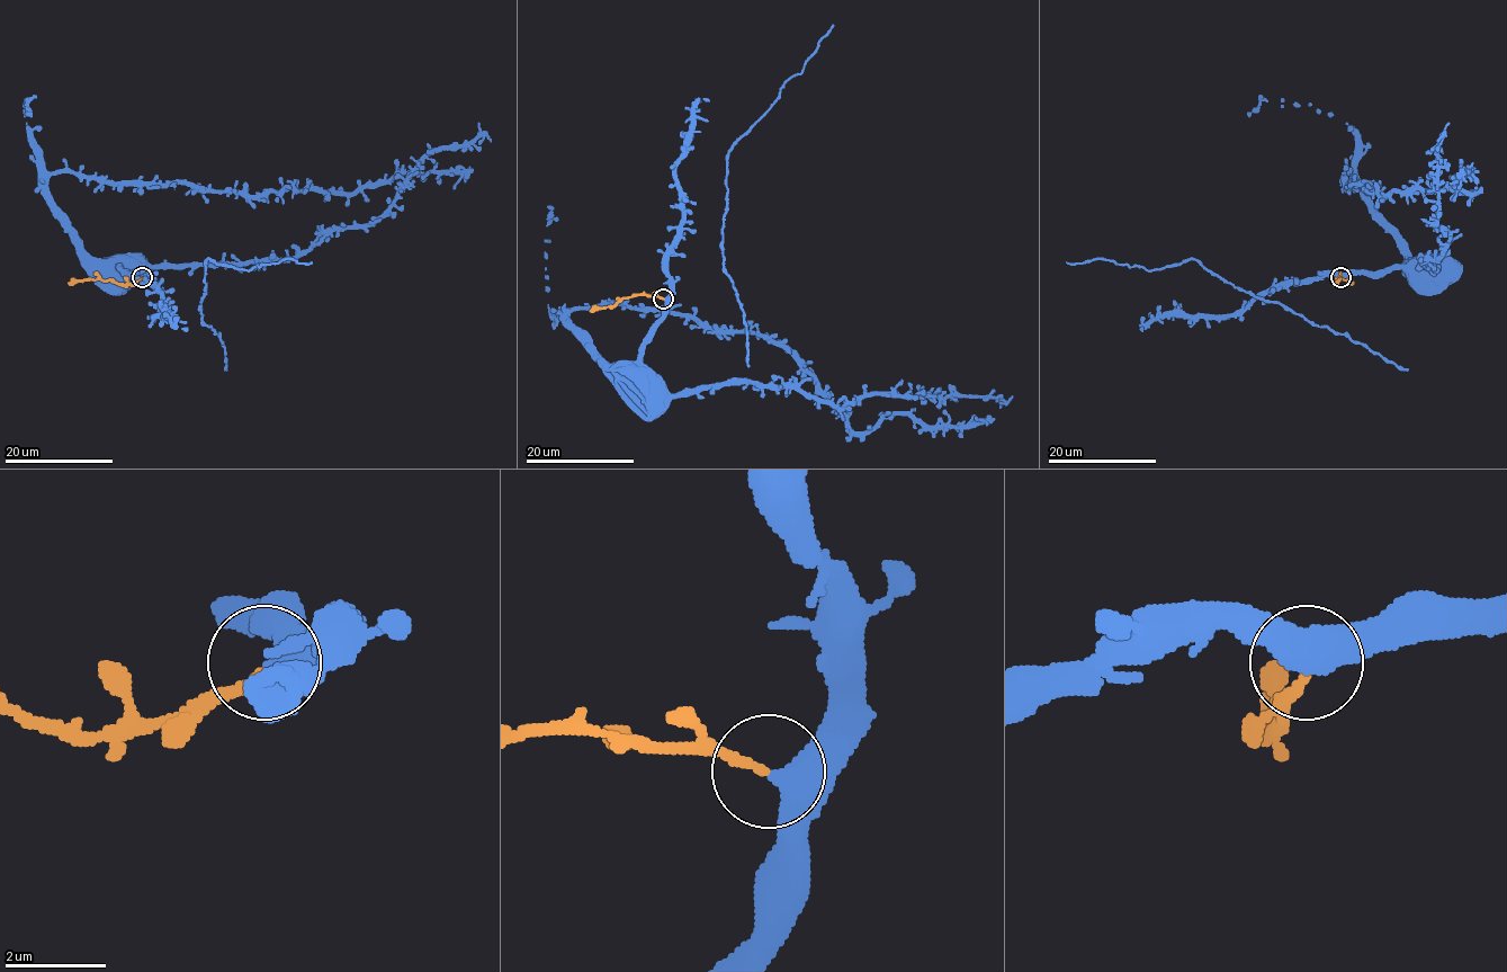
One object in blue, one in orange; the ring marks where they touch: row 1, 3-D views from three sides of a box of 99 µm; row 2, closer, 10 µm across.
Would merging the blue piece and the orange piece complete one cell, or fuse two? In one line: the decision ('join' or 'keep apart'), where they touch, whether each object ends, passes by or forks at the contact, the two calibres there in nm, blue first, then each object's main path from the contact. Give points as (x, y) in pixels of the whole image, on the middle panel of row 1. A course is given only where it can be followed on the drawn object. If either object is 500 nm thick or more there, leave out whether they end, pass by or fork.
keep apart; at (663, 299); 550 nm thick on the blue side, 180 nm on the other; blue runs (663, 299), (663, 320), (644, 345), (642, 356), (649, 393); orange runs (663, 299), (637, 294), (590, 312)

